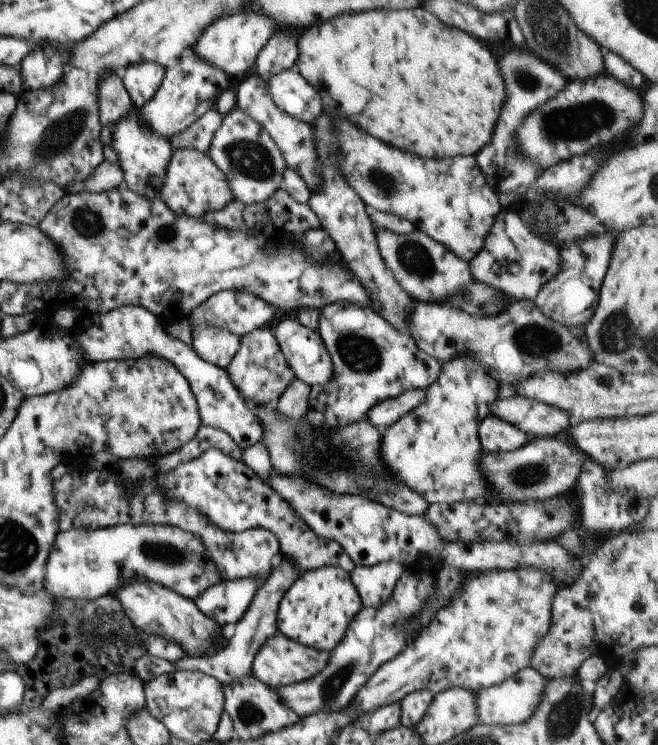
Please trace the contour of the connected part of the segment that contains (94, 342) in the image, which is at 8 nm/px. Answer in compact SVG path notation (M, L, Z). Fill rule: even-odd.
M122 305L104 314L93 314L84 318L75 329L76 342L87 363L111 360L138 360L152 353L156 358L170 362L182 376L186 377L195 396L201 424L224 430L242 449L256 444L264 434L260 419L252 407L240 396L228 373L214 364L202 360L193 347L170 336L161 327L158 317L144 306Z

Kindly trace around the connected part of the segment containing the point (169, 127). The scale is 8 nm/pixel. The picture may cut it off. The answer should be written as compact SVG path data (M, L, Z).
M194 47L183 52L172 68L165 68L164 82L158 88L158 92L152 100L149 100L139 111L142 122L162 138L170 140L172 136L184 132L188 126L192 126L196 120L202 118L206 112L214 108L217 98L228 90L231 78L218 70L210 68L202 58L196 56Z

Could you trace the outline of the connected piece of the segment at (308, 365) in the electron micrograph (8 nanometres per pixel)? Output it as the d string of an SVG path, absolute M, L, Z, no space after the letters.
M287 318L276 326L274 336L296 379L311 388L330 382L334 366L330 364L330 354L317 330L310 330L300 321Z

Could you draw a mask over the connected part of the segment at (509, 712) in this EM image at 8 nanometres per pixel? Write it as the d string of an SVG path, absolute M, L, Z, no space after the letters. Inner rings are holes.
M532 667L523 668L500 684L482 689L476 693L476 710L480 723L485 725L506 726L526 722L534 710L540 706L544 688L550 679L538 674Z

